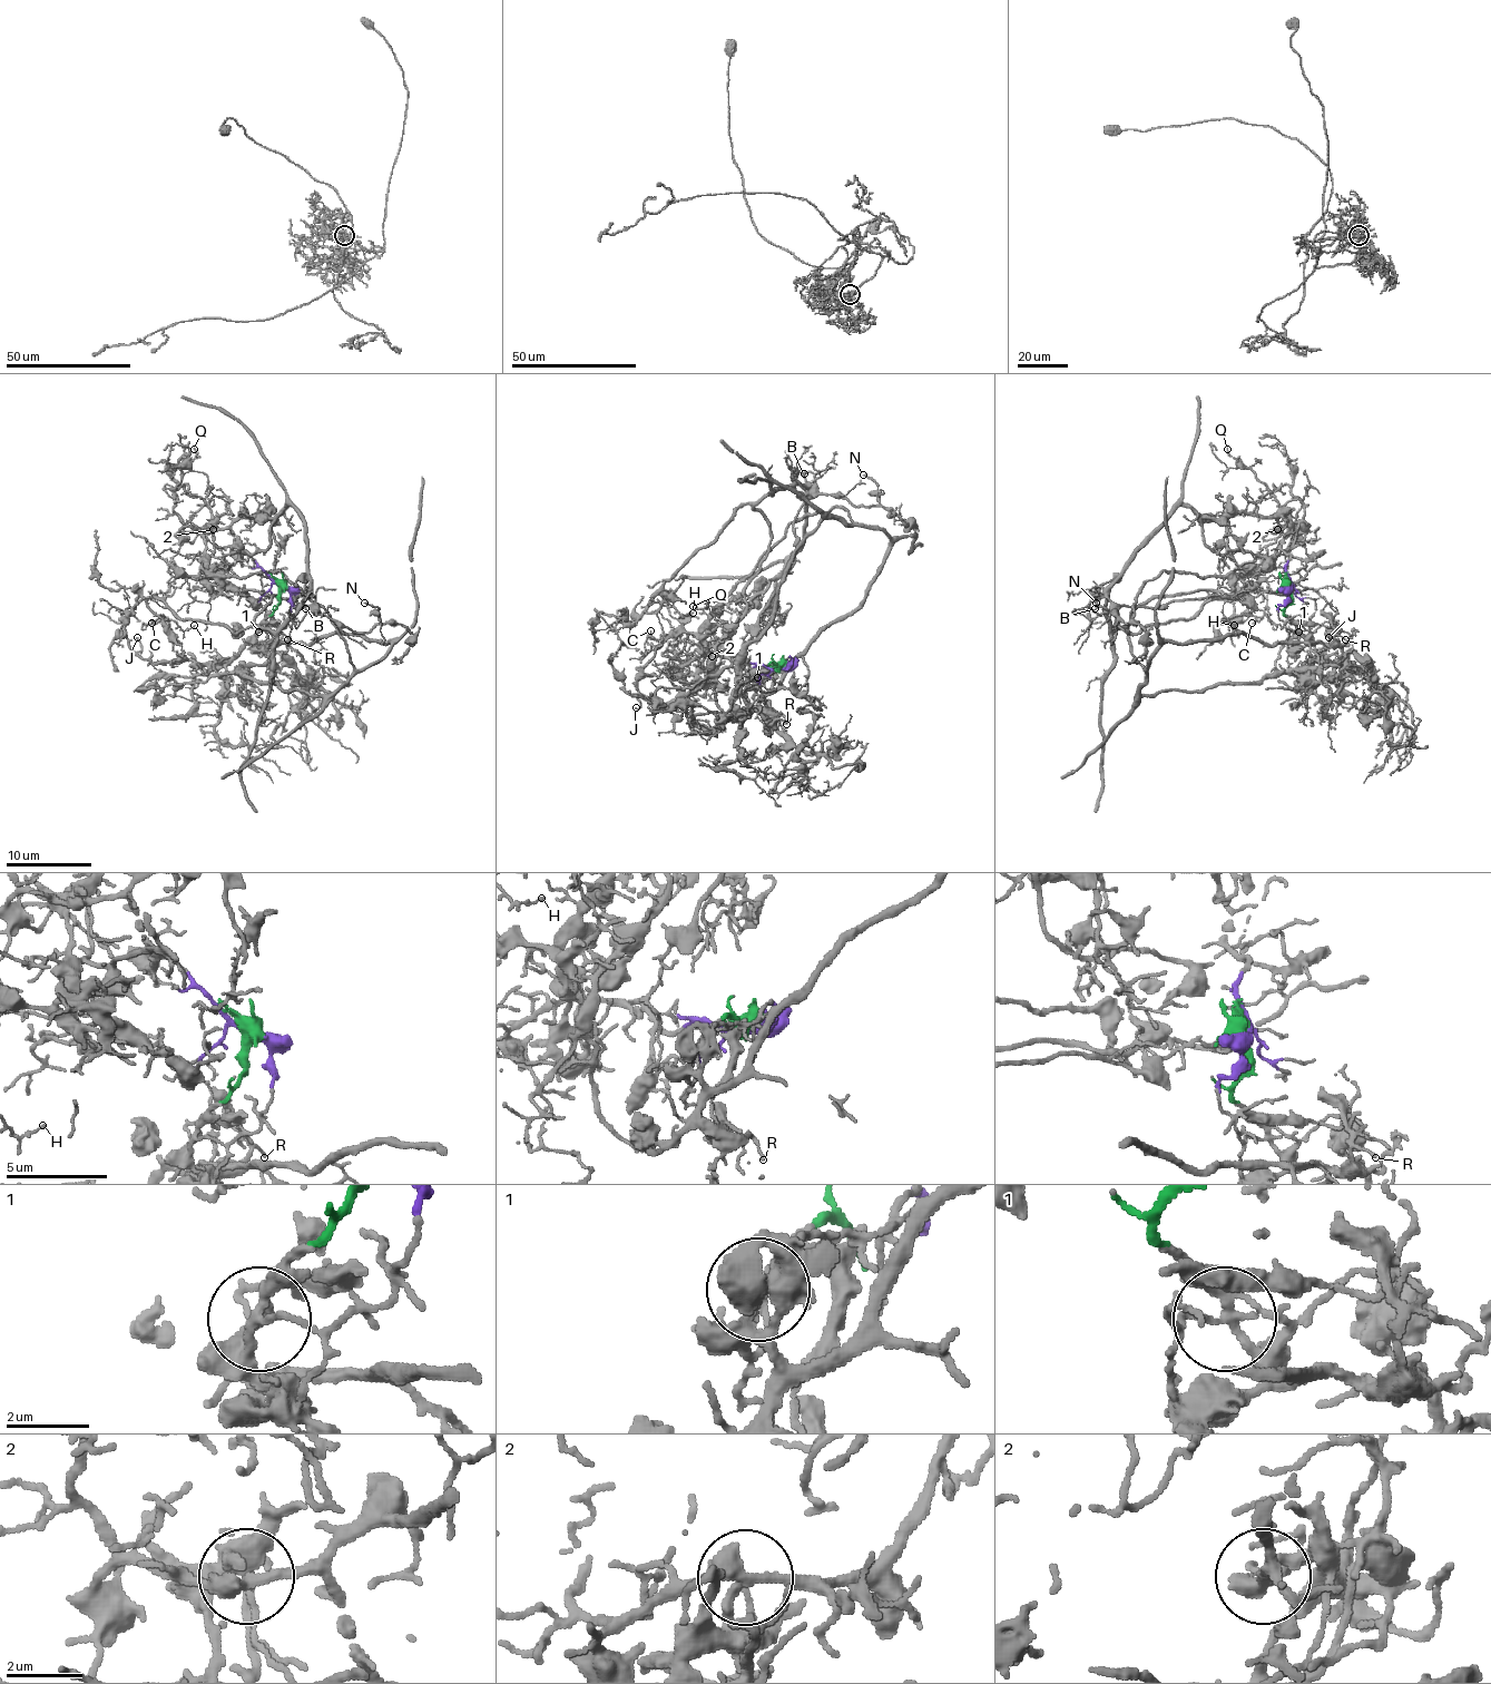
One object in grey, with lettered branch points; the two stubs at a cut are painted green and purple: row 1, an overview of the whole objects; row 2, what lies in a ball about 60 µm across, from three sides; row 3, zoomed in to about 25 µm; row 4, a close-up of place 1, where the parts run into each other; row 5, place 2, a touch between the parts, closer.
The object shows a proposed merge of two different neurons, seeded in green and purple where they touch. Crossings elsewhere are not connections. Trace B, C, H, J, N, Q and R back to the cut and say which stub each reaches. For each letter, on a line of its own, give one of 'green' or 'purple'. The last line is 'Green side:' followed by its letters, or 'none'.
B: purple
C: purple
H: purple
J: green
N: purple
Q: purple
R: green
Green side: J, R

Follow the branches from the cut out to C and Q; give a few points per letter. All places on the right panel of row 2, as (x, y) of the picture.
C: (1290, 585), (1273, 517), (1178, 506), (1106, 606), (1111, 630), (1141, 633), (1227, 598), (1251, 624)
Q: (1290, 585), (1285, 564), (1290, 555), (1277, 531), (1285, 525), (1285, 512), (1227, 448)

